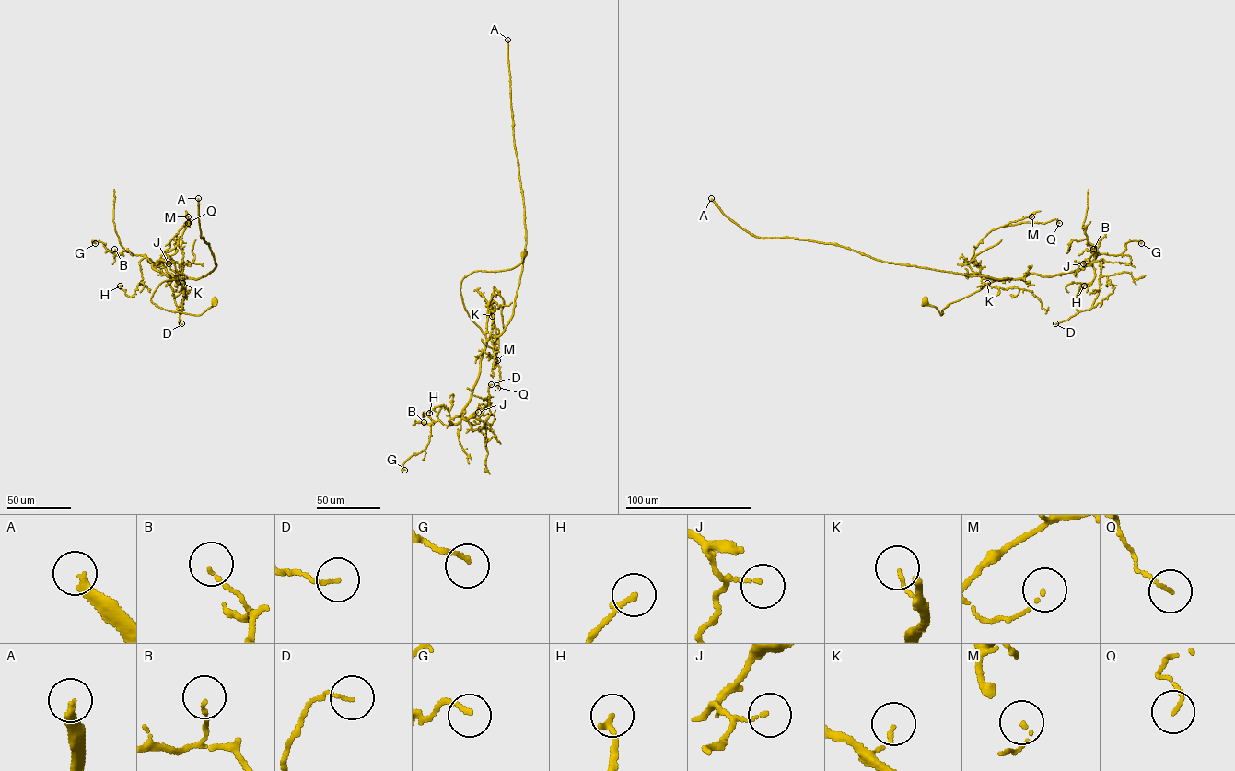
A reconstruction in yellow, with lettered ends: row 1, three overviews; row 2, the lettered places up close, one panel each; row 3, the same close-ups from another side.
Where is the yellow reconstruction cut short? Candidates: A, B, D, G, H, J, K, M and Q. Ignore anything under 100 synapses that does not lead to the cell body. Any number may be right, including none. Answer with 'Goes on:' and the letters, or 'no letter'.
Goes on: A

